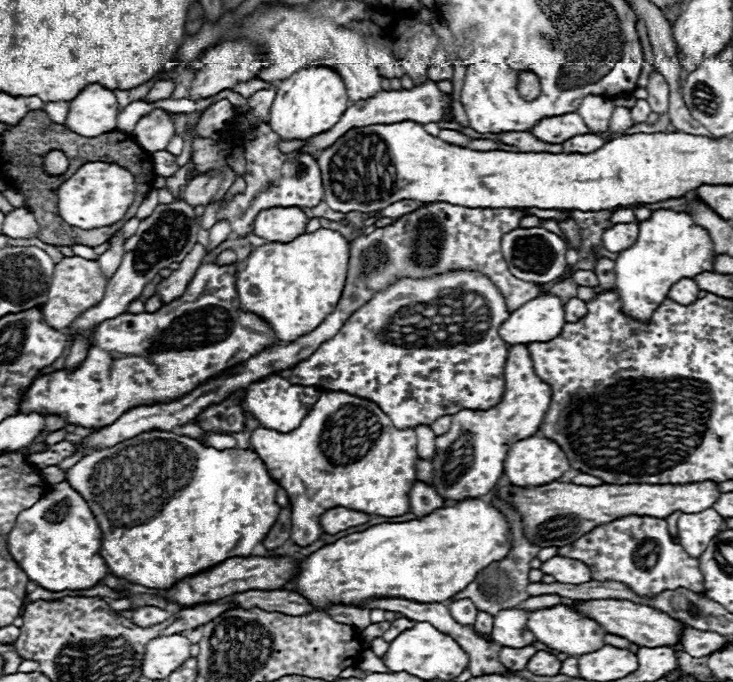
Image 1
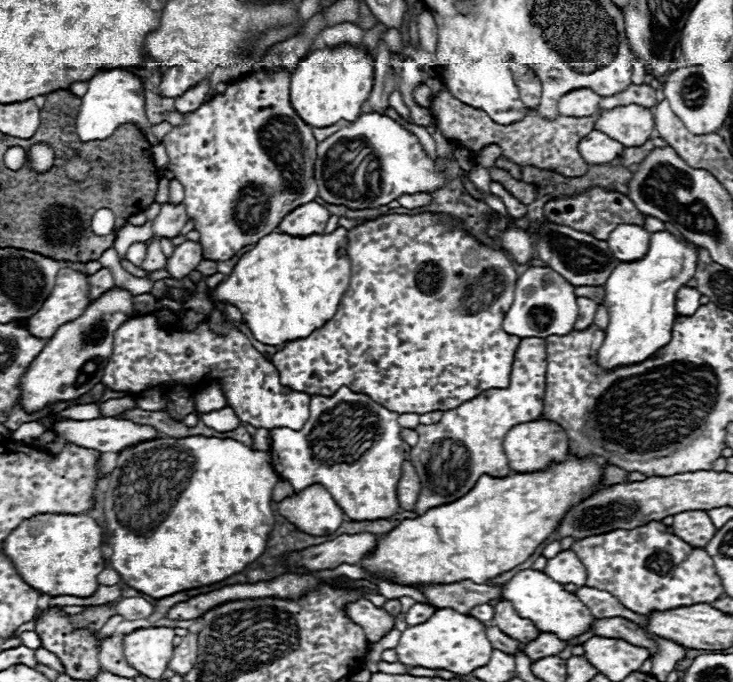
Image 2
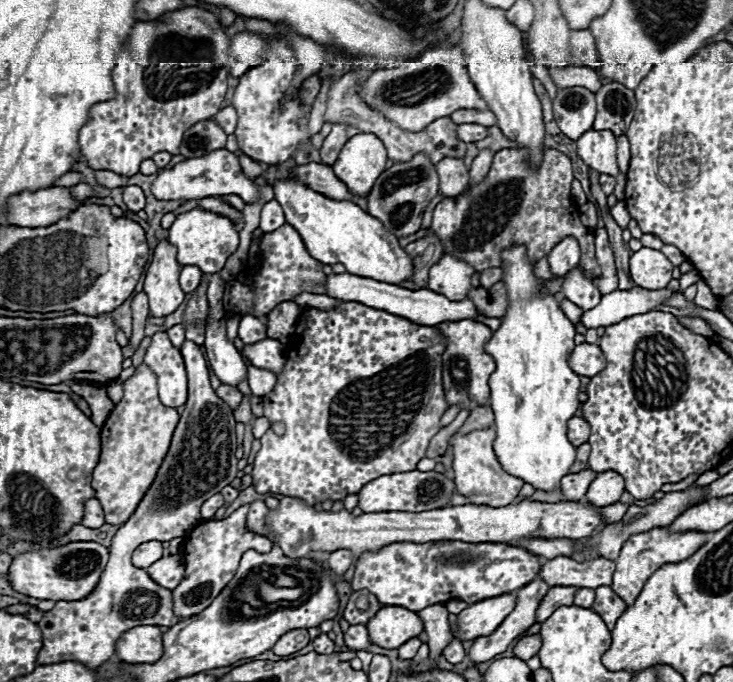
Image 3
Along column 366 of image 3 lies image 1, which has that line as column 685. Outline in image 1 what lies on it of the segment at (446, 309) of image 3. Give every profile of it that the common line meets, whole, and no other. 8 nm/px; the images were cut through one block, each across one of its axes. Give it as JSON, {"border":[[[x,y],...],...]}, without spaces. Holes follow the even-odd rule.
{"border":[[[682,278],[670,288],[668,298],[682,304],[682,306],[688,306],[698,300],[698,292],[700,292],[700,288],[694,284],[692,278]]]}

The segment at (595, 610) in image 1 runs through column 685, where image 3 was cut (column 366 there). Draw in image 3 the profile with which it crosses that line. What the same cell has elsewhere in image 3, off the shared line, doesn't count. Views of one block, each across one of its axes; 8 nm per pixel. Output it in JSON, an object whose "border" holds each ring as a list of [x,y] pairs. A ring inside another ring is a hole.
{"border":[[[382,606],[366,628],[370,642],[388,650],[396,650],[424,630],[420,616],[400,606]]]}

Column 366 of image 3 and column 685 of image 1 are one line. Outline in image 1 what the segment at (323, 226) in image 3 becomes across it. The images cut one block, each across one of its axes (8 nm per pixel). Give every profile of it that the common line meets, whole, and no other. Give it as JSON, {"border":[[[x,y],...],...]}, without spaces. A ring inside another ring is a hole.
{"border":[[[654,210],[650,220],[640,222],[640,234],[632,248],[620,252],[616,258],[614,274],[616,282],[610,290],[616,290],[622,300],[624,314],[650,322],[652,312],[668,298],[668,290],[680,278],[694,278],[700,272],[714,270],[712,240],[704,228],[698,228],[686,212]]]}

